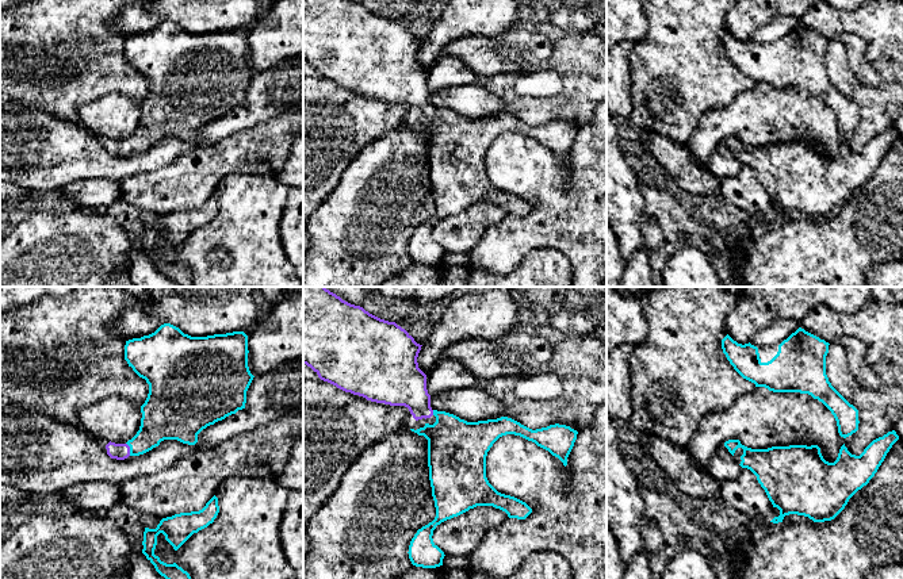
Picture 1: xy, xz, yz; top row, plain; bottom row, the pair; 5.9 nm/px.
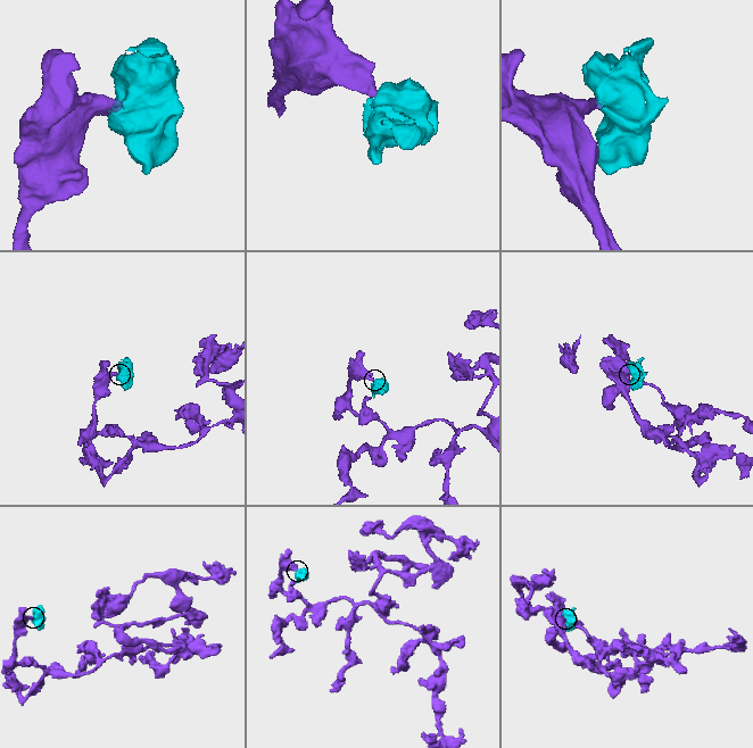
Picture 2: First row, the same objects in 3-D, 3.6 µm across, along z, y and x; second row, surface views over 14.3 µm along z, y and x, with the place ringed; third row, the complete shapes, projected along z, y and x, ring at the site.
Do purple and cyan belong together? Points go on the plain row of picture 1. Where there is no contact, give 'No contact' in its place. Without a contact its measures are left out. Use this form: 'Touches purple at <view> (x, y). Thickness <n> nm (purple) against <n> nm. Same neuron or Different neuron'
Touches purple at xy (129, 146). Thickness 100 nm (purple) against 220 nm. Same neuron

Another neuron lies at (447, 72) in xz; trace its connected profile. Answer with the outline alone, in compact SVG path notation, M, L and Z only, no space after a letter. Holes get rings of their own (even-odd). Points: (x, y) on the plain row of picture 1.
M440 57L426 72L426 87L429 92L478 81L481 81L478 76L458 57Z

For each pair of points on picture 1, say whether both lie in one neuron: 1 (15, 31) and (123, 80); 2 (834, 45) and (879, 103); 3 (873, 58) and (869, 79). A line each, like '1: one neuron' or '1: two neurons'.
1: one neuron
2: one neuron
3: two neurons

